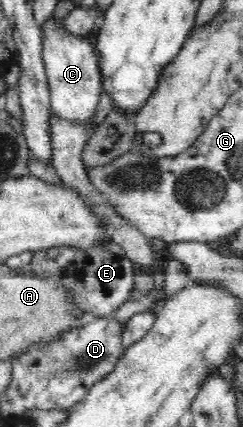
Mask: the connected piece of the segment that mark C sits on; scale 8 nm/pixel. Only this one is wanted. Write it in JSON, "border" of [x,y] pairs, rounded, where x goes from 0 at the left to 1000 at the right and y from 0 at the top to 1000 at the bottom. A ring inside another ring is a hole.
{"border":[[[210,37],[169,68],[181,110],[177,145],[202,185],[206,253],[226,272],[284,288],[337,290],[374,300],[403,253],[399,244],[424,222],[395,112],[383,112],[374,98],[342,87],[292,87],[292,80],[247,61],[247,49]]]}

